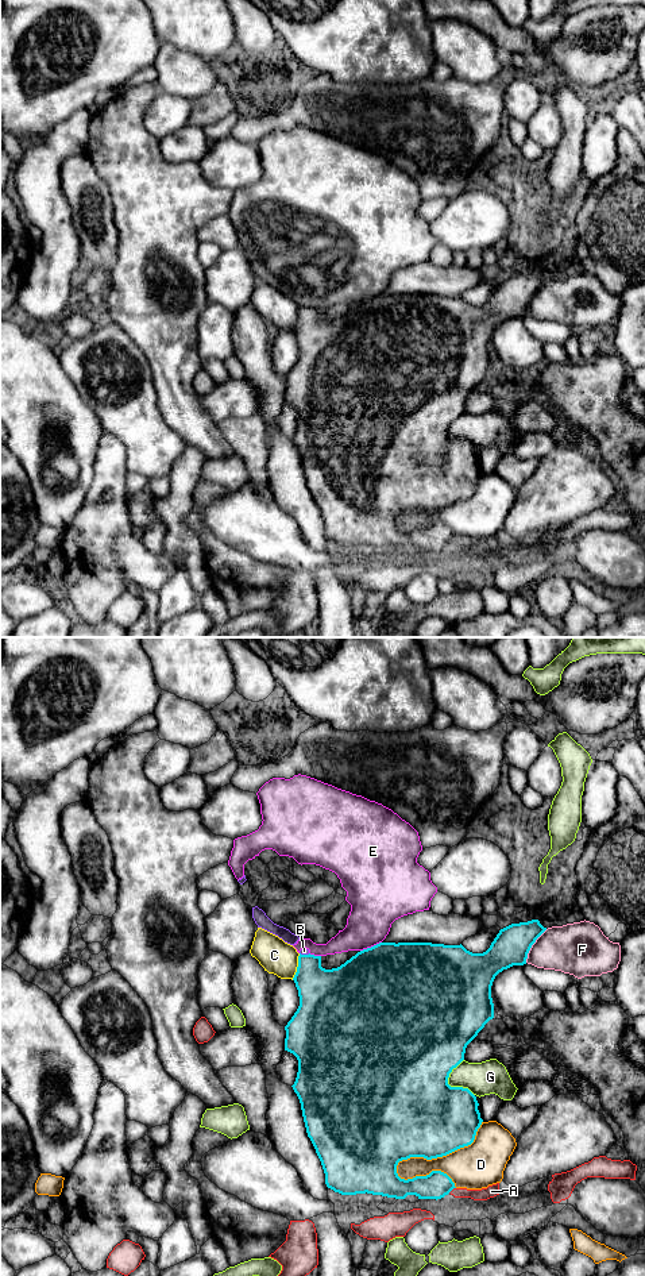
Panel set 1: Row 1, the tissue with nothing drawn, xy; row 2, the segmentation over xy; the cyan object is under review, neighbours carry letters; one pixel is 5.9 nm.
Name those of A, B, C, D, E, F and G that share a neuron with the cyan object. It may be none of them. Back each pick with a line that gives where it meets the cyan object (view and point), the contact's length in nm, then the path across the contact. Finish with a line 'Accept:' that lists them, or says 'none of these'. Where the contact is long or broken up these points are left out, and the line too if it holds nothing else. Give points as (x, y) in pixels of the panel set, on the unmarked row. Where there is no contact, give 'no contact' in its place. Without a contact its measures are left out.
Accept: none of these

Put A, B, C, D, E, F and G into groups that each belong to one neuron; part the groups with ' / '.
A / B E / C / D / F / G

